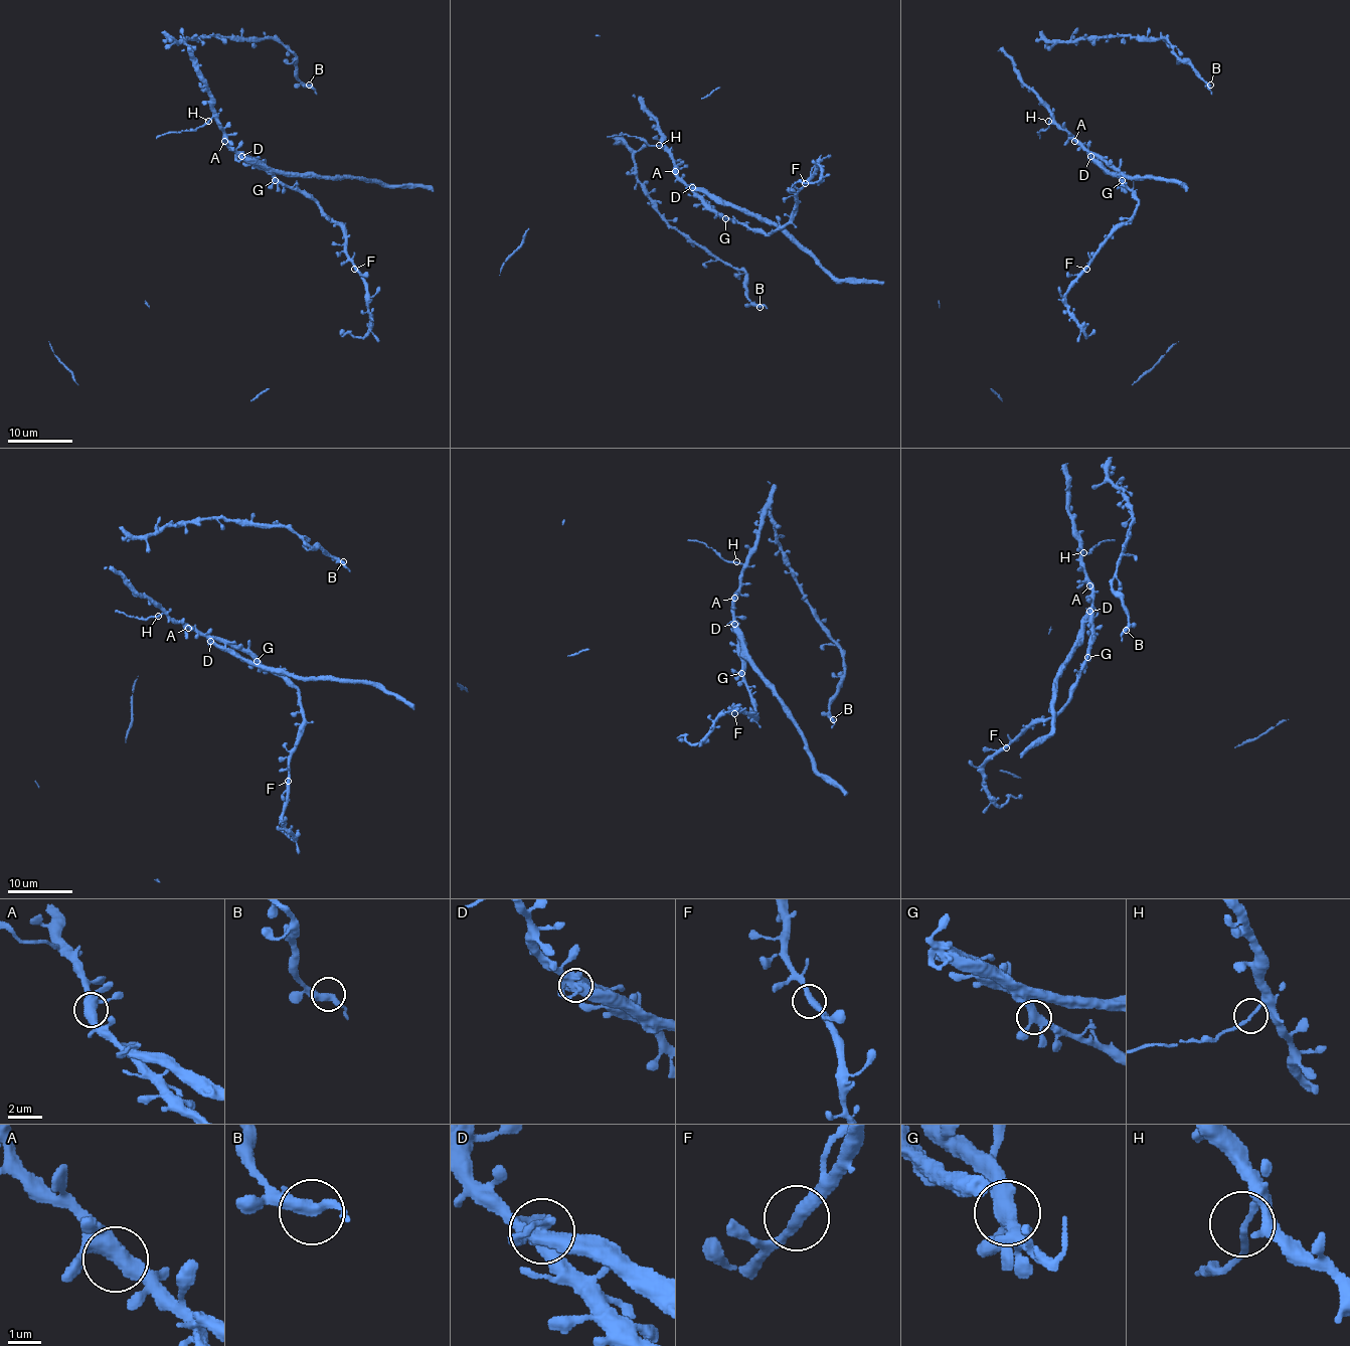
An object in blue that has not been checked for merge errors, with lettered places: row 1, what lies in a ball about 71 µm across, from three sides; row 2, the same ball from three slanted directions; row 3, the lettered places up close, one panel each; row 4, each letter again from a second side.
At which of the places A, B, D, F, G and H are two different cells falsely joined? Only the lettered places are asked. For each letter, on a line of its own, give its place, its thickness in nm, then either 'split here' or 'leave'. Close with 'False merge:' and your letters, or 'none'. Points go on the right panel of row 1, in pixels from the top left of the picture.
A: place (1074, 141); calibre 460 nm; leave
B: place (1210, 85); calibre 360 nm; leave
D: place (1090, 156); calibre 400 nm; split here
F: place (1086, 269); calibre 340 nm; leave
G: place (1122, 180); calibre 380 nm; leave
H: place (1048, 121); calibre 170 nm; split here
False merge: D, H

